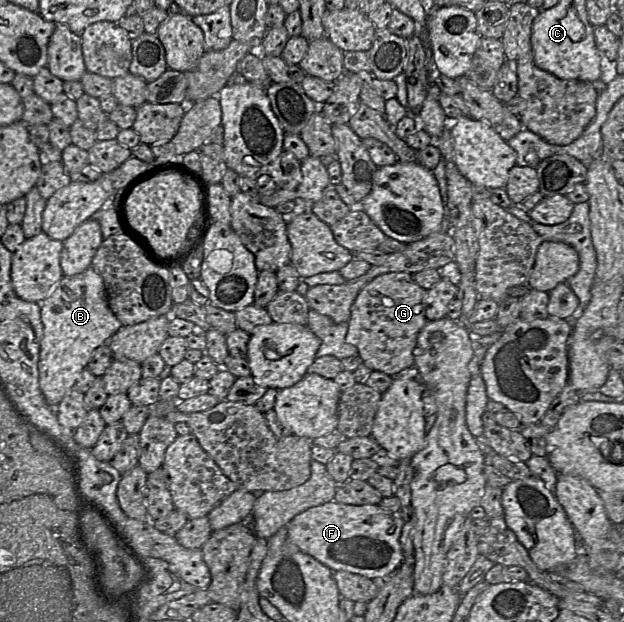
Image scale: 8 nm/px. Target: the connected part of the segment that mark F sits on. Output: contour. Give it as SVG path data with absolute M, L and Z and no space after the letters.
M330 501L296 515L287 525L287 537L301 552L335 571L372 579L379 586L404 562L400 537L404 520L380 505L347 505Z

